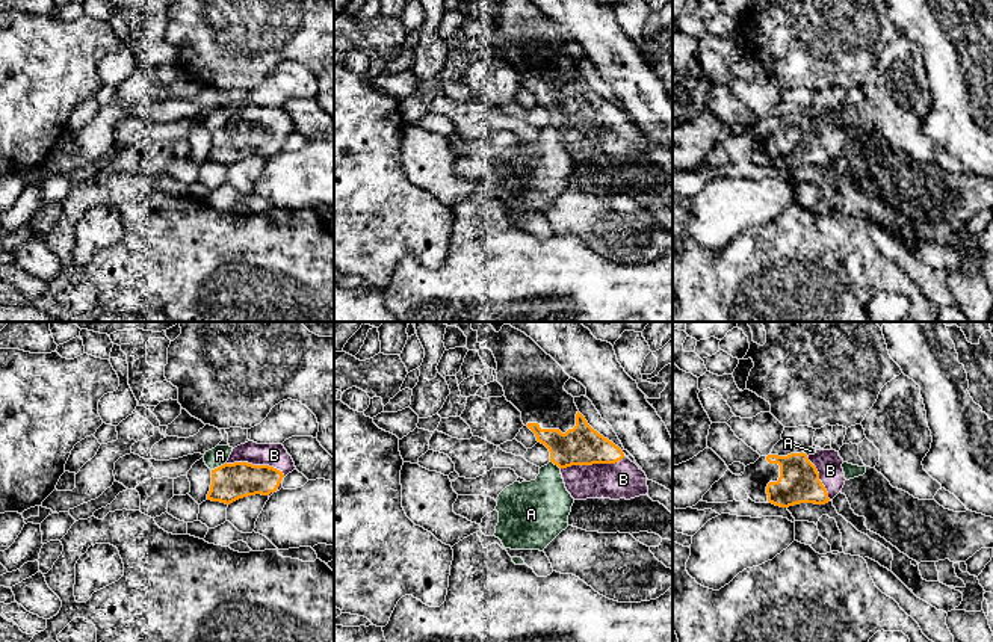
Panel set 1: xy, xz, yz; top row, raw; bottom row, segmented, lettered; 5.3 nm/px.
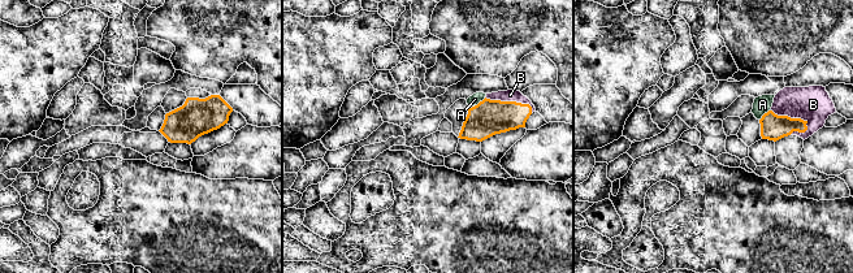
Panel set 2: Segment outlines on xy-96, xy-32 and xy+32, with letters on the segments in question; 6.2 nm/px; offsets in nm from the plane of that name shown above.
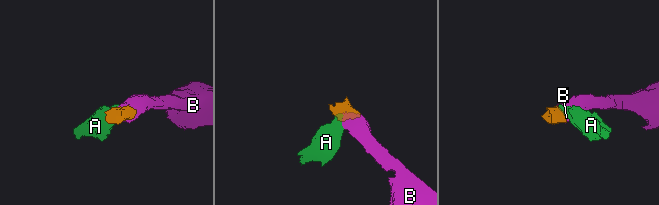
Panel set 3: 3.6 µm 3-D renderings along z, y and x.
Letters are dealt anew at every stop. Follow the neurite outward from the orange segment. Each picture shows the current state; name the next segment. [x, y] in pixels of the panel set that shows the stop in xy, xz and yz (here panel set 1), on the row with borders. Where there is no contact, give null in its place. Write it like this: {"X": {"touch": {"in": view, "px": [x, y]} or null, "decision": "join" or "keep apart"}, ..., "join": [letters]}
{"A": {"touch": {"in": "xy", "px": [218, 467]}, "decision": "keep apart"}, "B": {"touch": {"in": "xy", "px": [256, 466]}, "decision": "join"}, "join": ["B"]}

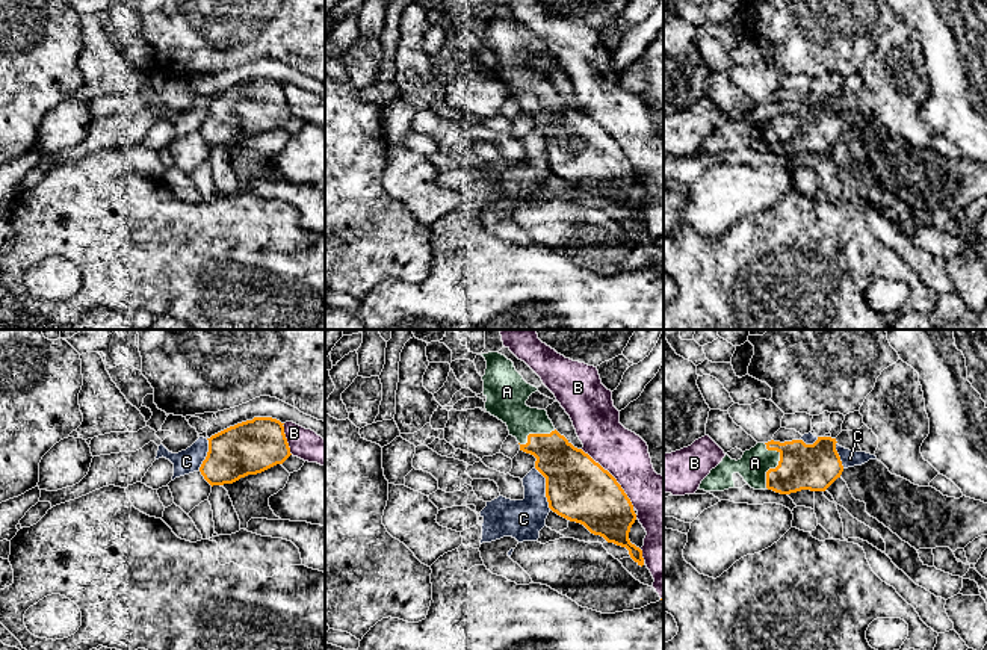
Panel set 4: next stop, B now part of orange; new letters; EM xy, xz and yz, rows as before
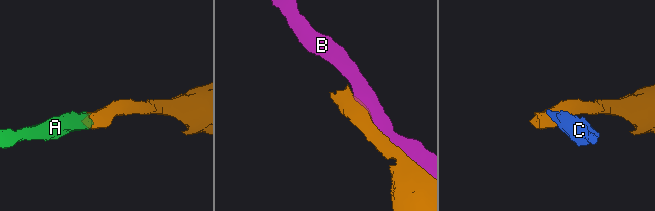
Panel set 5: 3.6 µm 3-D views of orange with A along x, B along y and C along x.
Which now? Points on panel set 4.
{"A": {"touch": {"in": "yz", "px": [779, 464]}, "decision": "join"}, "B": {"touch": {"in": "xz", "px": [612, 476]}, "decision": "keep apart"}, "C": {"touch": {"in": "xz", "px": [546, 489]}, "decision": "keep apart"}, "join": ["A"]}

